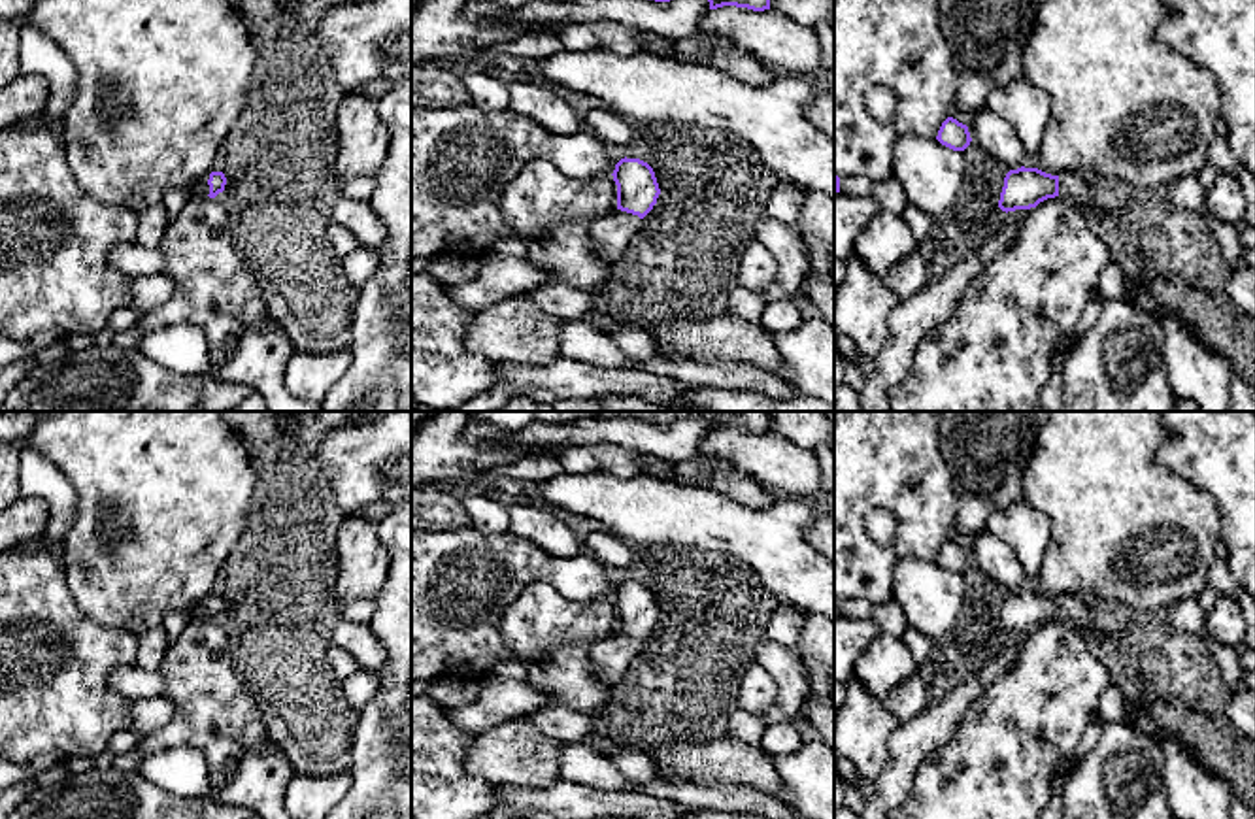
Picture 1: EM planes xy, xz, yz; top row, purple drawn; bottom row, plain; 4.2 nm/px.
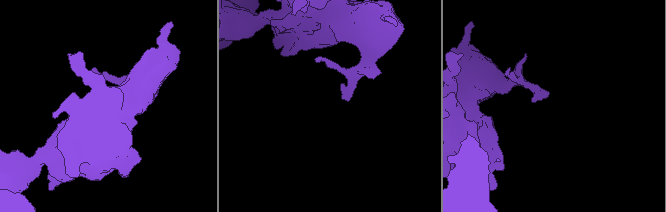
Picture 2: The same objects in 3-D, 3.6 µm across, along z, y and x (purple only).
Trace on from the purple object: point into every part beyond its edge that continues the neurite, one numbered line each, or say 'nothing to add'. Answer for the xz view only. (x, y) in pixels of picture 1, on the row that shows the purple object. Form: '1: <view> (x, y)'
1: xz (610, 234)

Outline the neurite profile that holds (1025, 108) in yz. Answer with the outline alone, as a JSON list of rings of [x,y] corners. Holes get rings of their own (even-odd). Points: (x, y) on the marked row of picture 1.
[[[1019,79],[993,91],[985,106],[1013,128],[1027,151],[1040,151],[1051,117],[1051,96],[1044,89]]]

